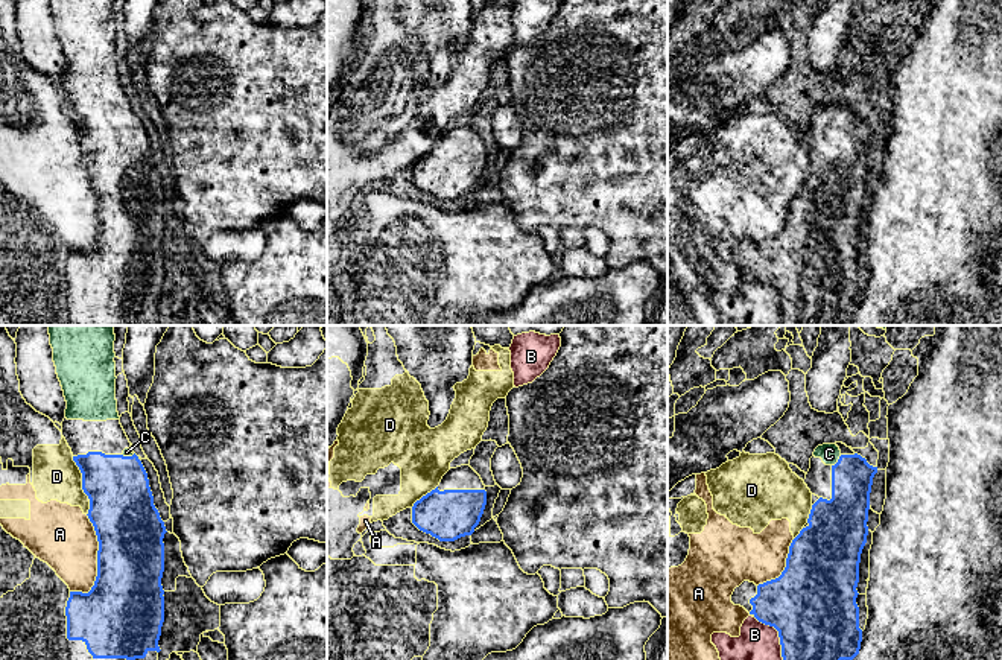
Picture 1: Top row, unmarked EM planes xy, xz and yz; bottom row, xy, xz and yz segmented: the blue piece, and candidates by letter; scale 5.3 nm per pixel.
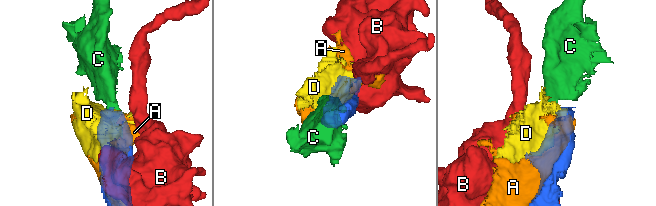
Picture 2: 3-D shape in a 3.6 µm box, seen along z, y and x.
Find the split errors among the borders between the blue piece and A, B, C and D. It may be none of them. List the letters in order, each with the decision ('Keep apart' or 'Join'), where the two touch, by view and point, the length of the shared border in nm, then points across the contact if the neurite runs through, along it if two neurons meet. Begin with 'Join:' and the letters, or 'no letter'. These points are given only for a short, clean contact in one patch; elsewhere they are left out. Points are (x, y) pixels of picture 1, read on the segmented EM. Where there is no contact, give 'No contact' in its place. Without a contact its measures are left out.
Join: C
A: Keep apart. Touches blue at xy (98, 555). Shared border 420 nm
B: Keep apart. Touches blue at yz (779, 634). Shared border 280 nm
C: Join. Touches blue at yz (838, 461). Shared border 80 nm. Path across: yz (852, 476), (838, 461), (829, 453)
D: Keep apart. Touches blue at xy (82, 485). Shared border 320 nm

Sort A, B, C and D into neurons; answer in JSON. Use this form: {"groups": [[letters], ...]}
{"groups": [["A", "D"], ["B"], ["C"]]}

